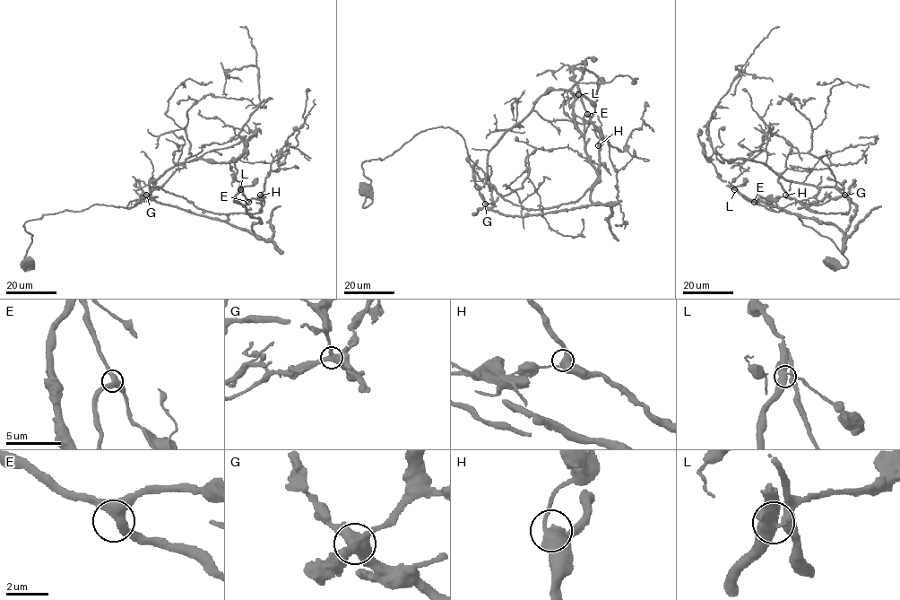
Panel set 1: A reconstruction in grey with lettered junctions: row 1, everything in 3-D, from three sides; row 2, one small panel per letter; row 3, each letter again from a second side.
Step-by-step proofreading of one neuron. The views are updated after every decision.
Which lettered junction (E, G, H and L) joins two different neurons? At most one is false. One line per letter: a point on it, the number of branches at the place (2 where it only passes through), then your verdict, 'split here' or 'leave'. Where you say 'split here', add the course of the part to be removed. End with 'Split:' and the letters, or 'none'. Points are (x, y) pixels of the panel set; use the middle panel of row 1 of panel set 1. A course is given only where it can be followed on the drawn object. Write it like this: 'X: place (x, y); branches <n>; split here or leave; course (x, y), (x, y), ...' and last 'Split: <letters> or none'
E: place (587, 114); branches 3; leave
G: place (485, 204); branches 3; leave
H: place (598, 145); branches 3; leave
L: place (578, 94); branches 3; split here; course (578, 94), (575, 125), (598, 176), (591, 204), (524, 216), (499, 213), (488, 208), (475, 186), (466, 157)
Split: L

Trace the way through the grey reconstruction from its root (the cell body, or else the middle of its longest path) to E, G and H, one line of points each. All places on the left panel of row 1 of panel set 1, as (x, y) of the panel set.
E: (30, 263), (23, 224), (45, 214), (125, 207), (151, 186), (216, 213), (257, 213), (263, 197), (248, 202)
G: (30, 263), (23, 224), (45, 214), (151, 186), (220, 213), (263, 198), (236, 195), (251, 233), (146, 195)
H: (30, 263), (32, 235), (23, 224), (45, 214), (125, 207), (151, 186), (216, 213), (257, 213), (260, 195)

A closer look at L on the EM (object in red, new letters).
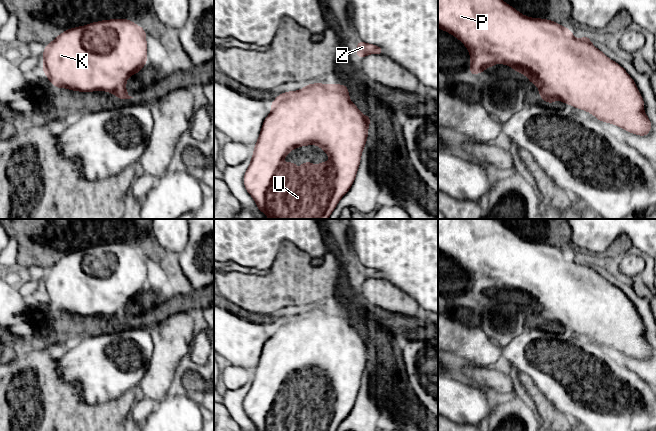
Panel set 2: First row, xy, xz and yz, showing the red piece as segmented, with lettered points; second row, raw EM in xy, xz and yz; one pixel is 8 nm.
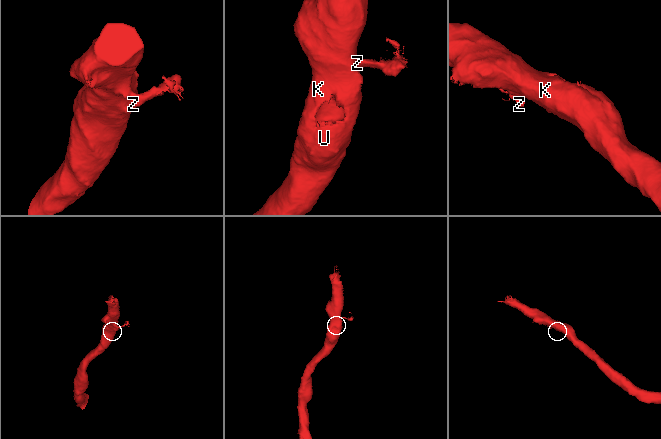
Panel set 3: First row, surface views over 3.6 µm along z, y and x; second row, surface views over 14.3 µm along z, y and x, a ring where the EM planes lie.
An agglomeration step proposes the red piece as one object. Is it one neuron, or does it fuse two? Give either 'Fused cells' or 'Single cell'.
Fused cells

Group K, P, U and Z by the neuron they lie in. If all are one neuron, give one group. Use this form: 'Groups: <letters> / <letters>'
Groups: K P U / Z

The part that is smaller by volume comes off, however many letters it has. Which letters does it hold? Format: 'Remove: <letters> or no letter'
Remove: Z

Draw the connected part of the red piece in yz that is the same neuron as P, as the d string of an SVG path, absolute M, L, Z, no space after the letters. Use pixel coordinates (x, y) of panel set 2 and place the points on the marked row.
M438 0L438 28L458 38L467 48L478 47L493 54L498 63L513 66L529 80L535 75L563 103L588 111L599 121L614 124L636 135L646 136L652 124L644 112L643 98L624 68L597 49L588 36L576 39L571 30L552 21L530 18L503 0Z

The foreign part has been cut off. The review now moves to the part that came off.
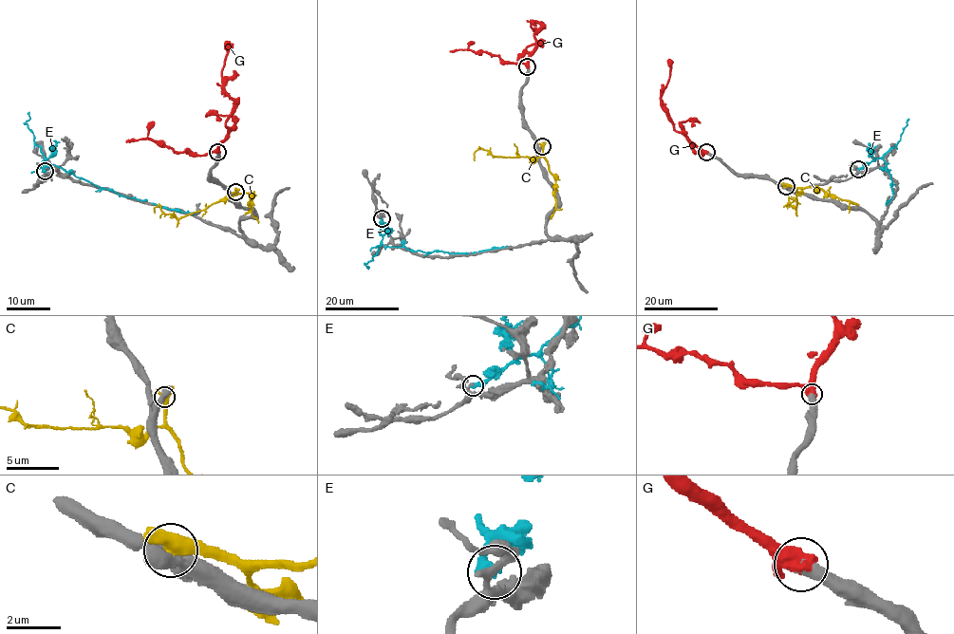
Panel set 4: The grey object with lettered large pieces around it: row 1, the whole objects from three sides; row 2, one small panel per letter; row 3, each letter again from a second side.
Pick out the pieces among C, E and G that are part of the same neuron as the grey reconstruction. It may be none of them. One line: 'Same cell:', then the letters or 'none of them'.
Same cell: G

